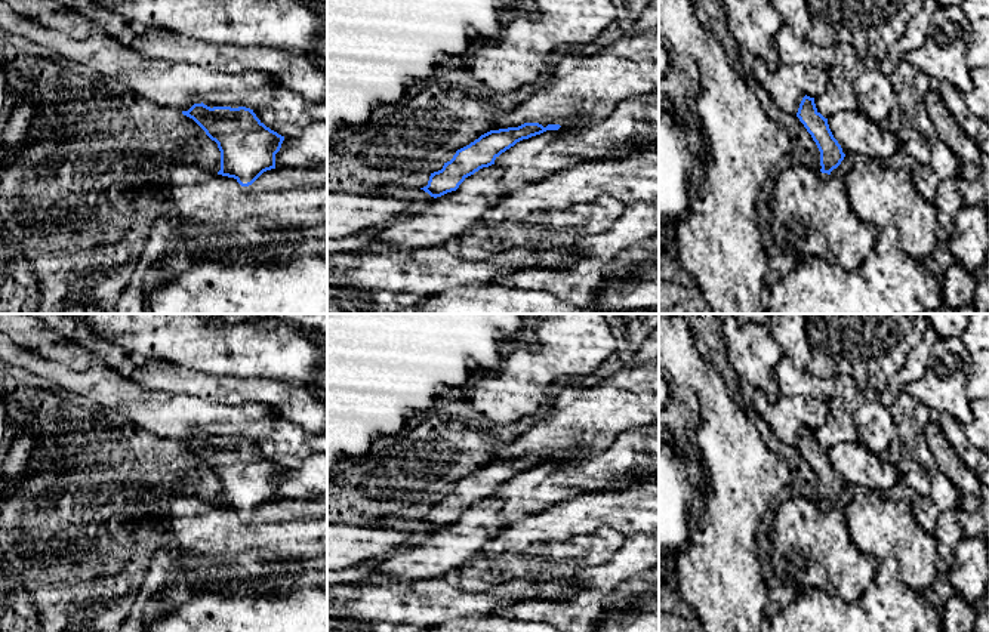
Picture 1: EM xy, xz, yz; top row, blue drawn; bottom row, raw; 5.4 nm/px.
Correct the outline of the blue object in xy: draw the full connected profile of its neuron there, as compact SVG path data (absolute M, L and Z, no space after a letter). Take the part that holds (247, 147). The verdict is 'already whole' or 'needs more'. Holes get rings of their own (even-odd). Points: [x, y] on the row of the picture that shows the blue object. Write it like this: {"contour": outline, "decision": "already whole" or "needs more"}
{"contour": "M194 104L184 115L192 118L218 144L221 170L241 186L252 185L264 172L275 169L275 154L284 136L266 127L246 107L207 107Z", "decision": "already whole"}

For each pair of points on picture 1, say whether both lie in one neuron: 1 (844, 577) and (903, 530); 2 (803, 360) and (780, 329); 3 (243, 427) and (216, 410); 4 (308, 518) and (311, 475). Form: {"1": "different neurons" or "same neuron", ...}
{"1": "different neurons", "2": "same neuron", "3": "same neuron", "4": "different neurons"}

